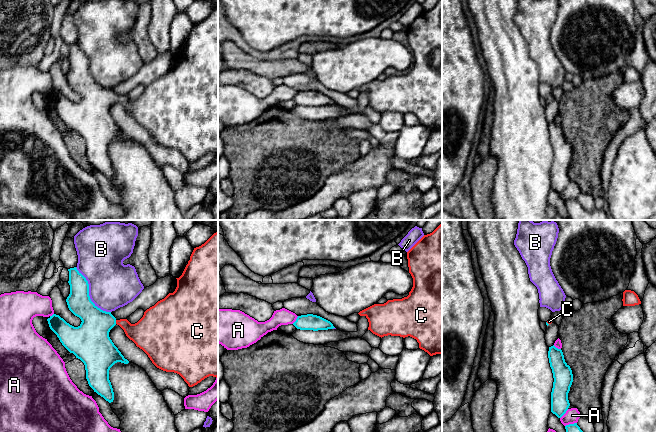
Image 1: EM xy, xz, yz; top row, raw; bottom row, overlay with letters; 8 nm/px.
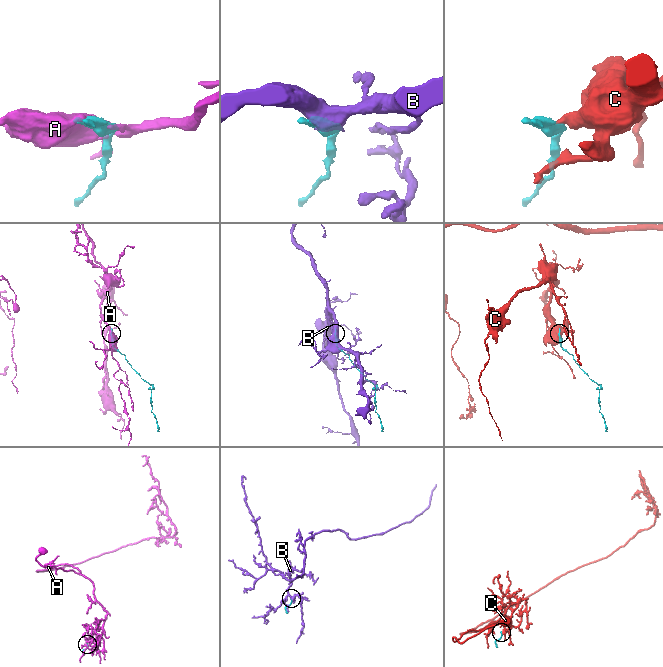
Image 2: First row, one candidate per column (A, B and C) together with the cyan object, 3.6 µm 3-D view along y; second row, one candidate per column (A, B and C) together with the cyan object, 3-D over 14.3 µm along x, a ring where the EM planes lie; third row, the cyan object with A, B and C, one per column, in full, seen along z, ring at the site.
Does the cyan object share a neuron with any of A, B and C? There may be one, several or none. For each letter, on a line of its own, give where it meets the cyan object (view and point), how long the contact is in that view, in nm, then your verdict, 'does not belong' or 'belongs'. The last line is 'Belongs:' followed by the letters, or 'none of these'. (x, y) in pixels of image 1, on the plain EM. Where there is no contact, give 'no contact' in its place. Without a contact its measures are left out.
A: meets cyan in yz at (570, 200); contact 100 nm long; does not belong
B: meets cyan in xy at (88, 69); contact 460 nm long; does not belong
C: meets cyan in xy at (115, 98); contact 30 nm long; belongs
Belongs: C

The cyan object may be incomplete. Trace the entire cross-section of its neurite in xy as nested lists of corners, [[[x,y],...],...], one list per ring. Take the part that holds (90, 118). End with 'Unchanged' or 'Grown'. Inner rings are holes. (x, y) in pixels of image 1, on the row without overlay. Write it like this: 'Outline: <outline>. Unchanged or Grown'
Outline: [[[218,8],[214,9],[204,20],[194,24],[182,51],[176,54],[175,67],[147,85],[143,93],[135,100],[131,100],[127,95],[117,96],[111,88],[98,84],[90,75],[89,60],[86,54],[76,43],[68,47],[70,70],[66,78],[69,86],[82,98],[78,103],[74,103],[56,90],[50,92],[47,97],[62,121],[84,139],[89,162],[106,177],[111,179],[114,176],[114,168],[109,156],[110,144],[117,138],[129,139],[109,113],[110,106],[116,100],[124,106],[126,112],[137,123],[148,131],[157,144],[179,150],[189,163],[197,161],[209,152],[218,154]]]. Grown

